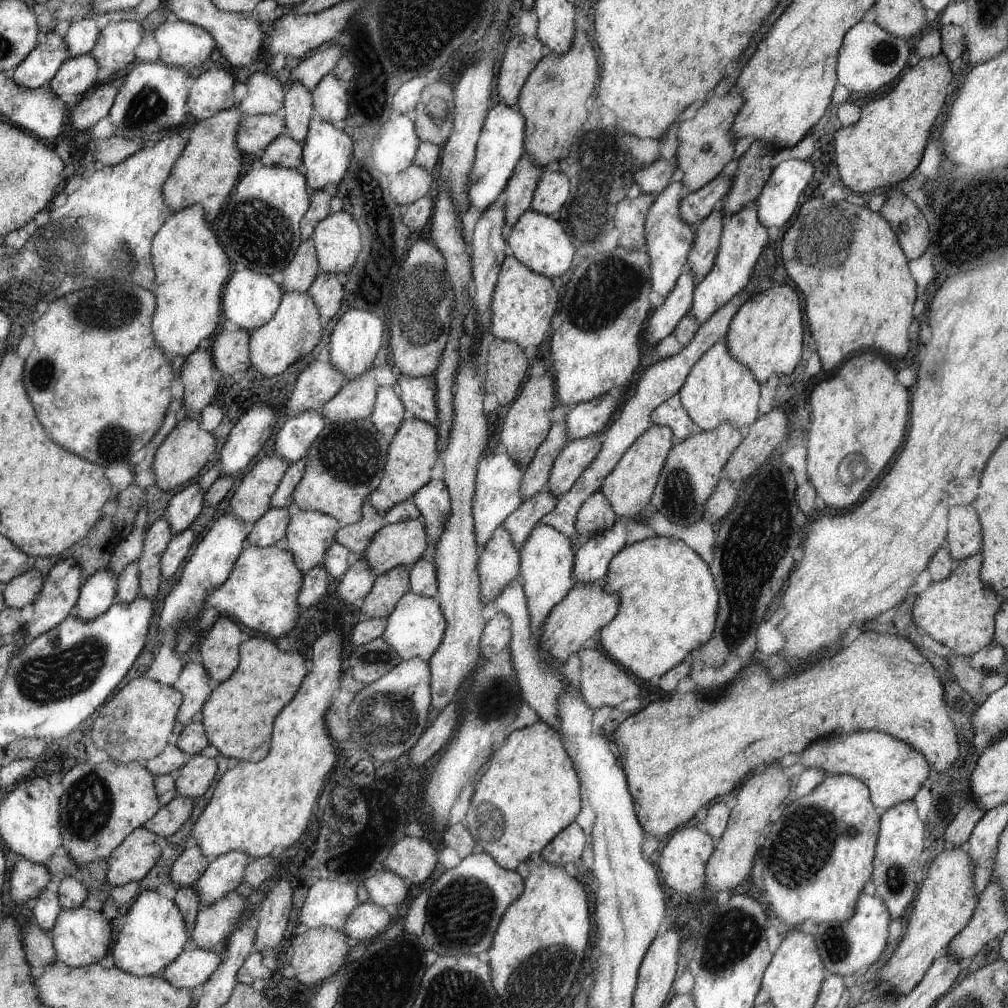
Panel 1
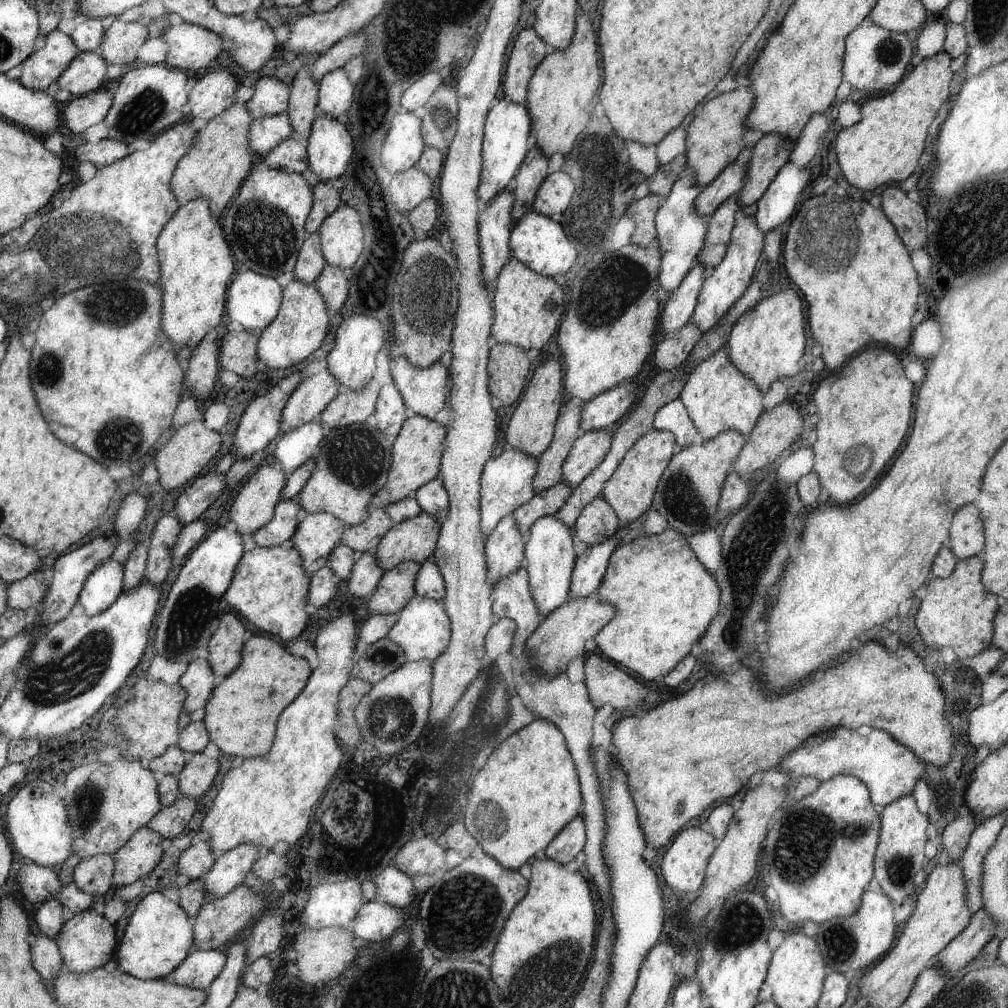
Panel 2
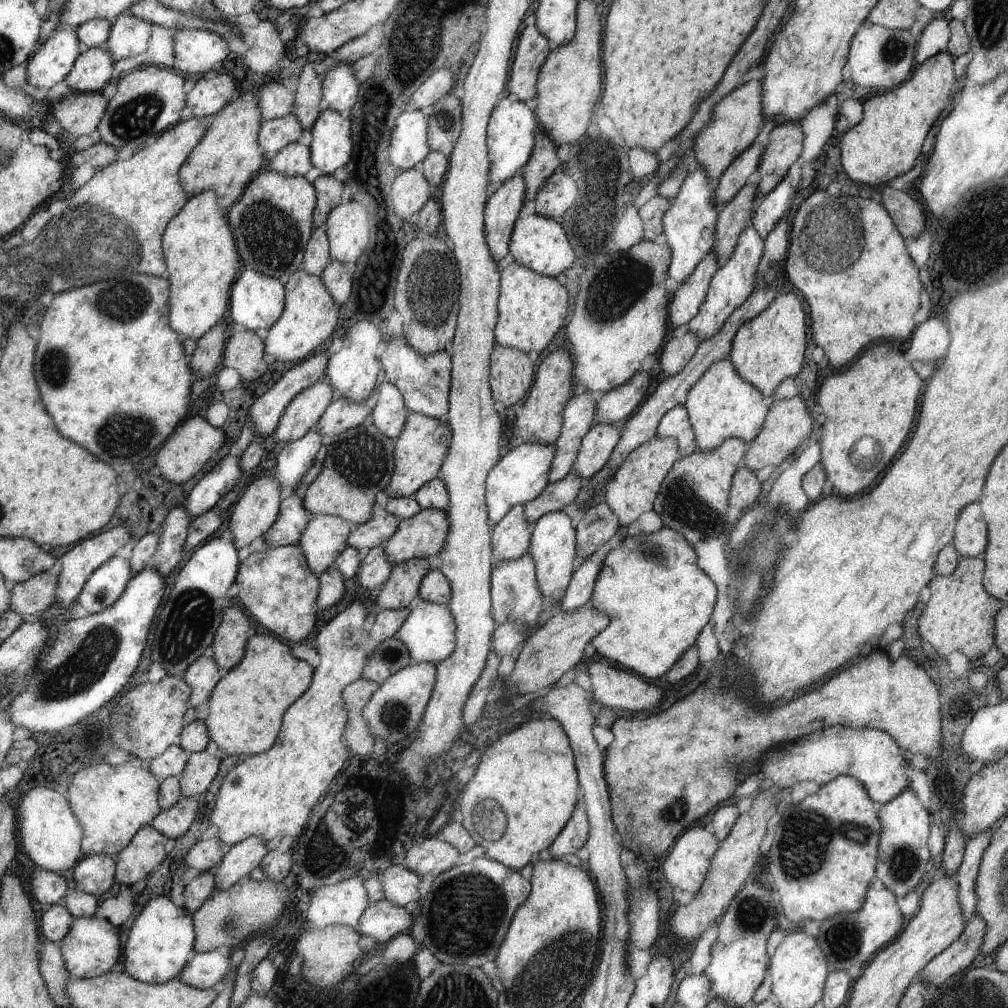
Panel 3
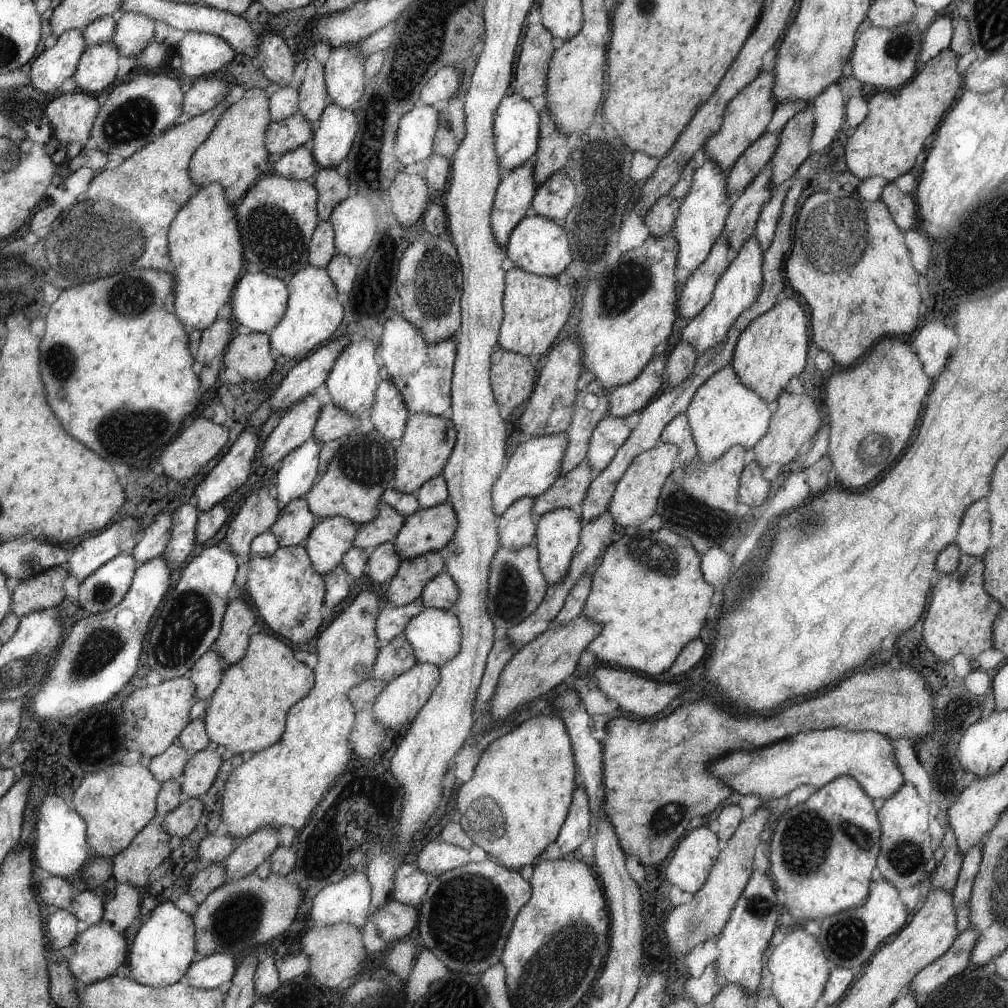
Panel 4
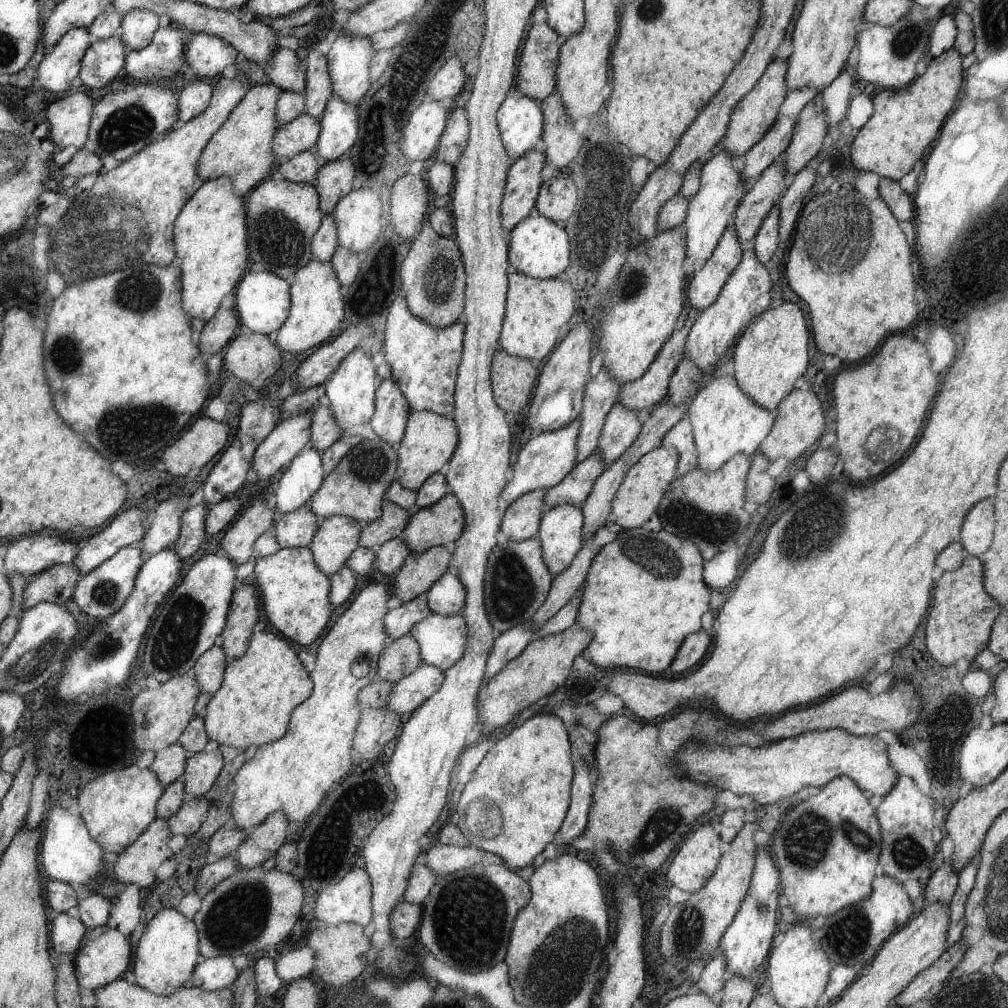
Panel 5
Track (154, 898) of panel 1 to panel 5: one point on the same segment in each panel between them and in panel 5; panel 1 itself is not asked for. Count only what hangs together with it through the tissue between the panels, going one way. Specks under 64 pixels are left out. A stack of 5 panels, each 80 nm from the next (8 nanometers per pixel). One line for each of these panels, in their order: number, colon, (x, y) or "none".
2: (159, 936)
3: (161, 943)
4: (164, 949)
5: (167, 954)

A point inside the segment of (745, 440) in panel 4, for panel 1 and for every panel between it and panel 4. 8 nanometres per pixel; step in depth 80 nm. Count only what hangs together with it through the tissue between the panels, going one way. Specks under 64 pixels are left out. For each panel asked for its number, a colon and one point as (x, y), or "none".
1: (719, 389)
2: (717, 396)
3: (722, 405)

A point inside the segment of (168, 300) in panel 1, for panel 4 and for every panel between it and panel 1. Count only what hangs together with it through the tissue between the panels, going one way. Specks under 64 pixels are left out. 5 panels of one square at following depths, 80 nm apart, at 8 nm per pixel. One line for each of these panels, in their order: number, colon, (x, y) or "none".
2: (197, 261)
3: (203, 259)
4: (206, 244)

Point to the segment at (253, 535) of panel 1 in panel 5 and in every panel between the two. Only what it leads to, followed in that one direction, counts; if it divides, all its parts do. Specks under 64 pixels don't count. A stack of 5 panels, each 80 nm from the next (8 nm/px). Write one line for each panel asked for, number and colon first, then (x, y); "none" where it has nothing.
2: (278, 532)
3: (294, 518)
4: (296, 522)
5: (297, 529)

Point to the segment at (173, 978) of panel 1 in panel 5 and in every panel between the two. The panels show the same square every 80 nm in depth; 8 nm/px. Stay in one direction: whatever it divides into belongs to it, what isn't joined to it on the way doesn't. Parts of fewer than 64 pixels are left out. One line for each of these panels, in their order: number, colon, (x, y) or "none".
2: (199, 970)
3: (208, 970)
4: (216, 971)
5: (214, 974)

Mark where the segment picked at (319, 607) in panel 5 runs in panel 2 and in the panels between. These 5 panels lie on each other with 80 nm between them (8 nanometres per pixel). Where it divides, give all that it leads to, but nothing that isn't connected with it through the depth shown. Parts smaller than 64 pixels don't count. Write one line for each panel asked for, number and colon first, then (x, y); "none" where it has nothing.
2: (269, 589)
3: (278, 588)
4: (288, 592)

